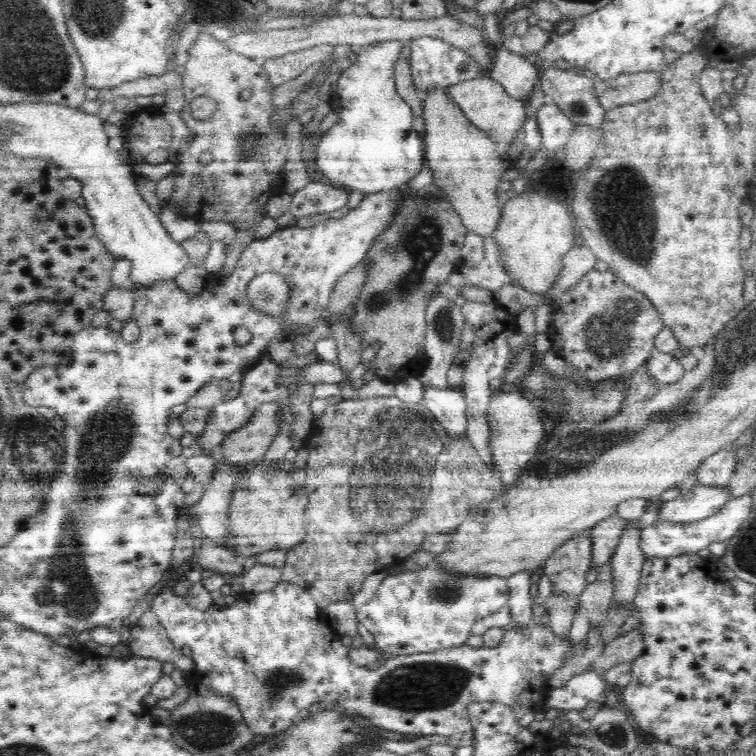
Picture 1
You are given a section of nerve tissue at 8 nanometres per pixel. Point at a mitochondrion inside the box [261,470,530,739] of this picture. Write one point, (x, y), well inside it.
(423, 685)

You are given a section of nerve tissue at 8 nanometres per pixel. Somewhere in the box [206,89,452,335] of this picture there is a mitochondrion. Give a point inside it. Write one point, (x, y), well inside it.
(420, 242)

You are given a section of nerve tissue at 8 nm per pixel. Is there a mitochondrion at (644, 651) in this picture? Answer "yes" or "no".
no

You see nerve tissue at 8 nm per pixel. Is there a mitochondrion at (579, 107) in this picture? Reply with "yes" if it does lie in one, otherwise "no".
yes

